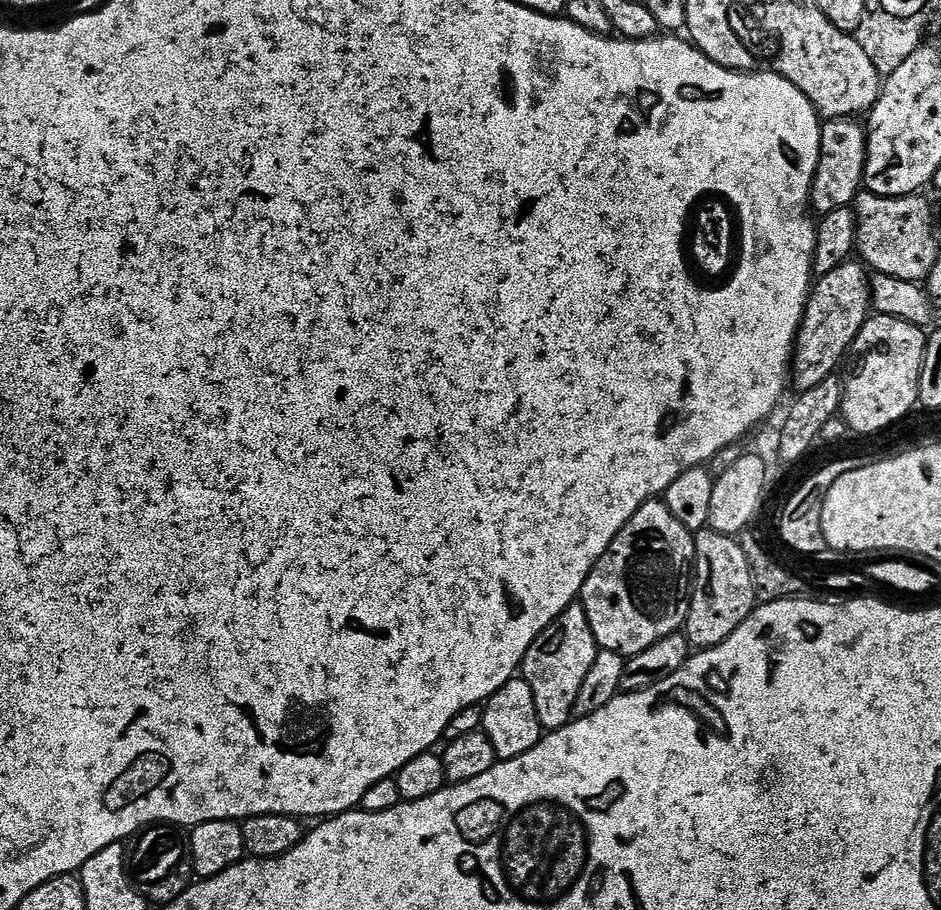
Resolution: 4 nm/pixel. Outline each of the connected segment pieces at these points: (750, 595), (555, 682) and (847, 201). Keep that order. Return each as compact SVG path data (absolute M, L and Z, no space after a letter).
M711 530L696 532L696 562L692 609L688 615L686 635L693 649L713 648L722 643L757 607L756 587L752 571L739 539L723 536Z
M577 602L569 606L556 619L547 635L524 655L522 676L534 690L541 729L555 730L572 723L572 711L578 708L580 691L594 666L597 651L594 630L590 630L590 618L586 616L583 603Z
M828 118L823 121L820 129L820 162L816 177L812 183L811 207L817 208L820 214L837 212L843 208L855 205L856 196L861 192L864 182L864 167L867 164L870 136L864 133L861 121L856 118Z

